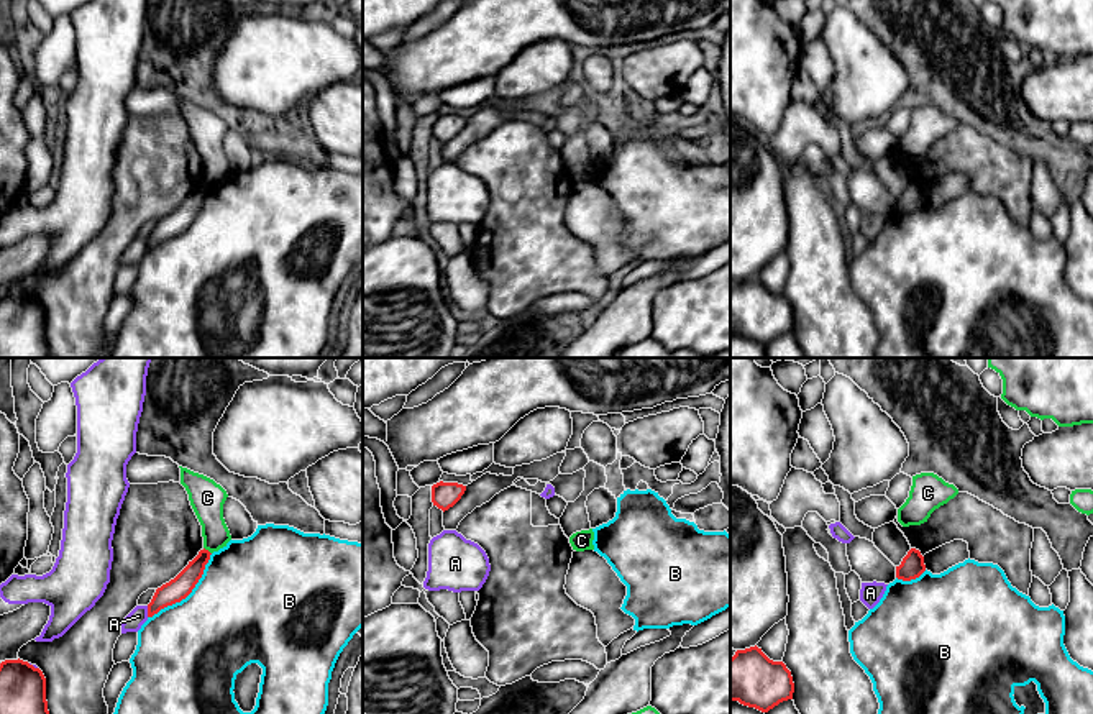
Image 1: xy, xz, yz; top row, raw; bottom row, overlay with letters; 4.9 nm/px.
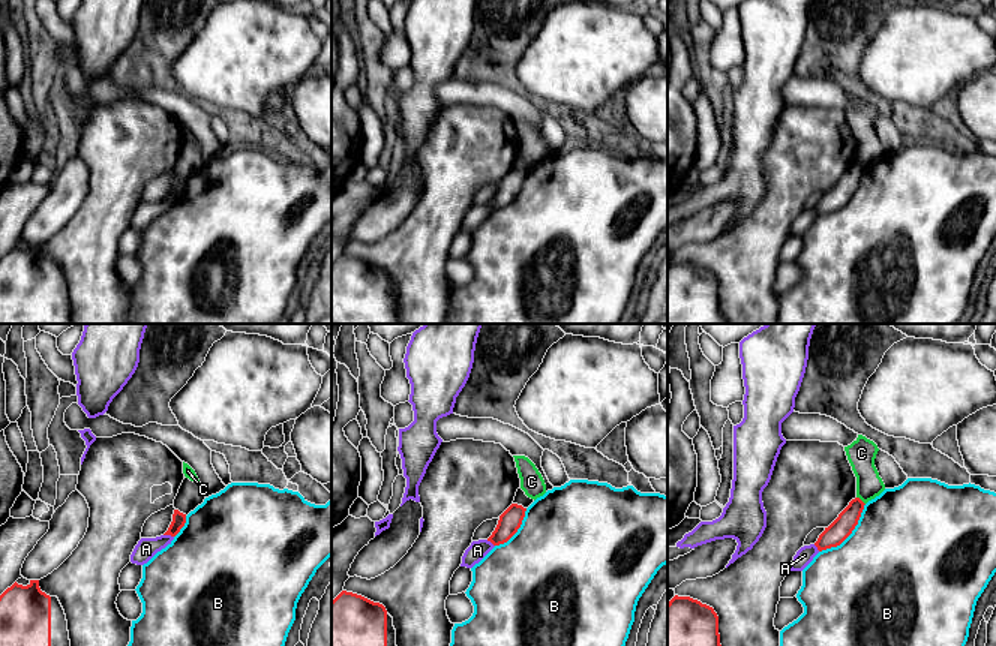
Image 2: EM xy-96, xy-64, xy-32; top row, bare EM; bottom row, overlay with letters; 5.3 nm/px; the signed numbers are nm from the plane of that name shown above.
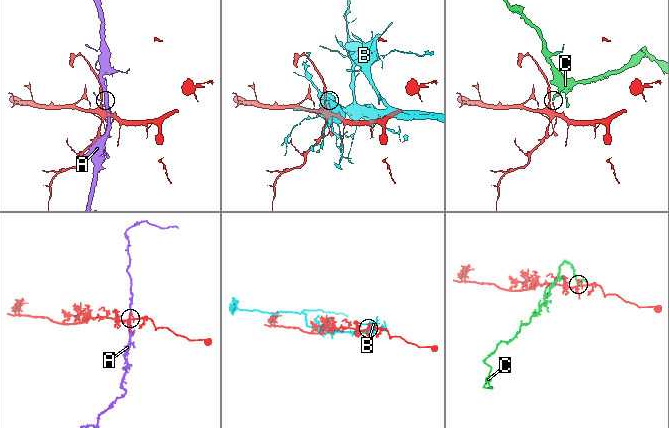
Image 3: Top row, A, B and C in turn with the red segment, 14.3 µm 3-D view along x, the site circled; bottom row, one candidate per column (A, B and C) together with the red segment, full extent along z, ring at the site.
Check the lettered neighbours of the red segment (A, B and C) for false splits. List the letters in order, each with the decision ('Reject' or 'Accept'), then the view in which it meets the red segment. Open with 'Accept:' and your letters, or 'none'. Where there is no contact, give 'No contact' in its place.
Accept: none
A: Reject. Touches red in xy
B: Reject. Touches red in xy
C: Reject. Touches red in xy

